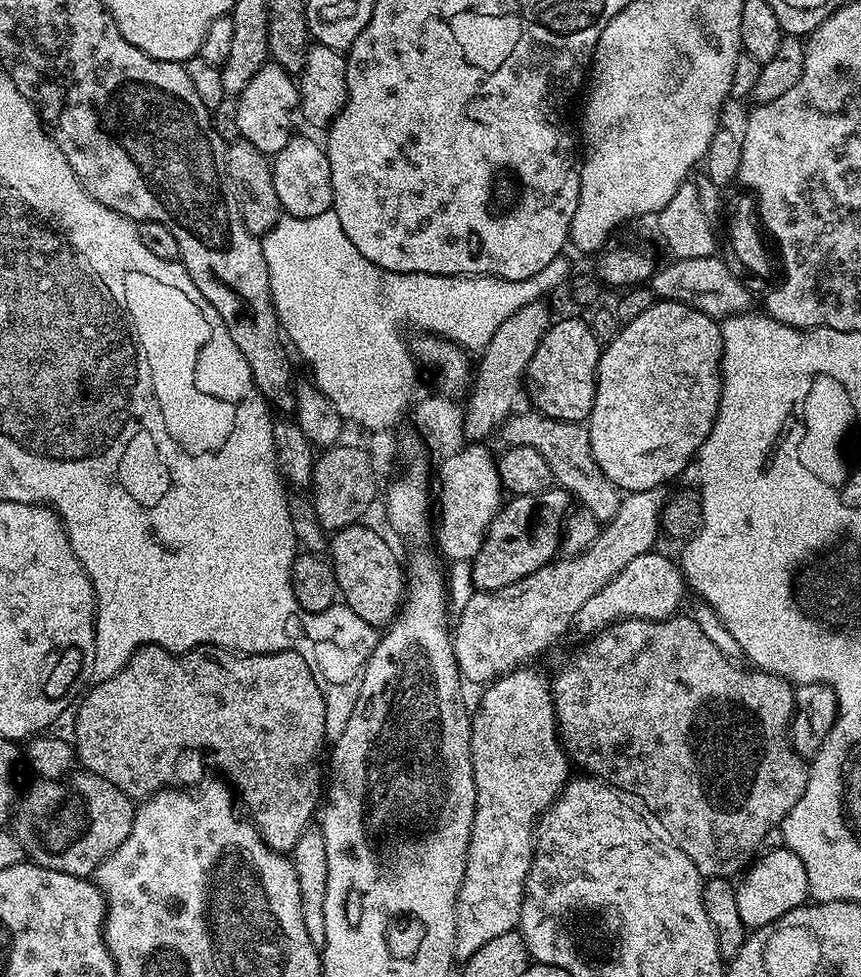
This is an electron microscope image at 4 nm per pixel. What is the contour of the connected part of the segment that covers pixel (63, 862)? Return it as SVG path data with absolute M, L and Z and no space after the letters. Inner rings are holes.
M87 770L73 771L63 778L36 778L33 781L15 801L10 817L10 831L16 835L18 842L22 842L25 857L31 863L58 870L62 874L91 877L96 867L107 856L114 854L114 850L118 850L122 842L126 842L126 834L130 834L136 817L132 797L118 790L114 782L106 782L106 778Z

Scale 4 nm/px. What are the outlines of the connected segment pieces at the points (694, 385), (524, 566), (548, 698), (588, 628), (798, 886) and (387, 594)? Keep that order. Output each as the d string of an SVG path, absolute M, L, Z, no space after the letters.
M657 299L646 310L646 314L638 314L638 318L631 320L629 324L621 327L620 333L608 344L603 345L600 353L600 361L596 367L596 393L592 403L592 413L586 421L588 437L594 458L606 474L606 478L611 484L615 484L621 493L637 492L638 490L650 490L668 486L675 476L680 476L688 468L688 463L697 459L702 442L710 434L710 430L716 426L716 415L720 405L720 385L722 383L722 373L720 370L720 359L724 353L722 346L722 334L718 320L703 313L702 310L693 308L690 305L681 304L678 301Z
M553 486L537 497L512 496L509 501L490 522L482 546L470 562L473 589L493 592L516 584L534 570L553 563L561 551L562 529L570 512L570 497L563 488Z
M521 666L503 676L499 680L491 681L483 689L484 697L480 700L476 712L471 717L472 722L472 777L476 787L476 806L473 810L472 829L468 839L468 852L464 856L464 877L458 890L456 899L456 929L454 930L454 956L457 961L468 960L479 948L486 946L490 938L498 938L498 934L506 934L513 931L520 923L520 910L522 898L524 897L524 883L526 874L532 865L532 842L534 839L534 825L538 819L538 814L544 812L549 804L559 796L560 791L570 779L570 761L568 753L565 752L563 744L560 742L560 733L556 723L556 711L552 705L552 690L549 677L543 676L540 672L531 672L531 667Z
M659 550L643 552L634 558L625 568L615 576L610 583L602 586L594 598L590 598L582 605L582 610L574 621L575 631L583 634L595 634L609 624L618 620L667 620L677 615L680 599L686 593L684 573L677 561L663 556Z
M785 847L765 851L739 877L736 884L738 914L748 930L773 924L775 920L782 918L782 914L805 904L809 896L806 866L802 866L802 858L798 858L798 854Z
M363 523L335 529L330 536L330 563L339 595L347 611L380 630L391 624L406 595L406 572L396 552L372 528Z

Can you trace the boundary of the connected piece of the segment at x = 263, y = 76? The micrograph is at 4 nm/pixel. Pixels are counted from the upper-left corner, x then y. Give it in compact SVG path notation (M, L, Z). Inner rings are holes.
M271 62L263 64L246 82L246 86L241 90L237 102L237 130L239 135L250 146L258 146L265 154L275 154L286 146L286 142L292 139L294 129L292 129L292 119L297 119L300 106L300 89L293 73L282 70L282 66Z

